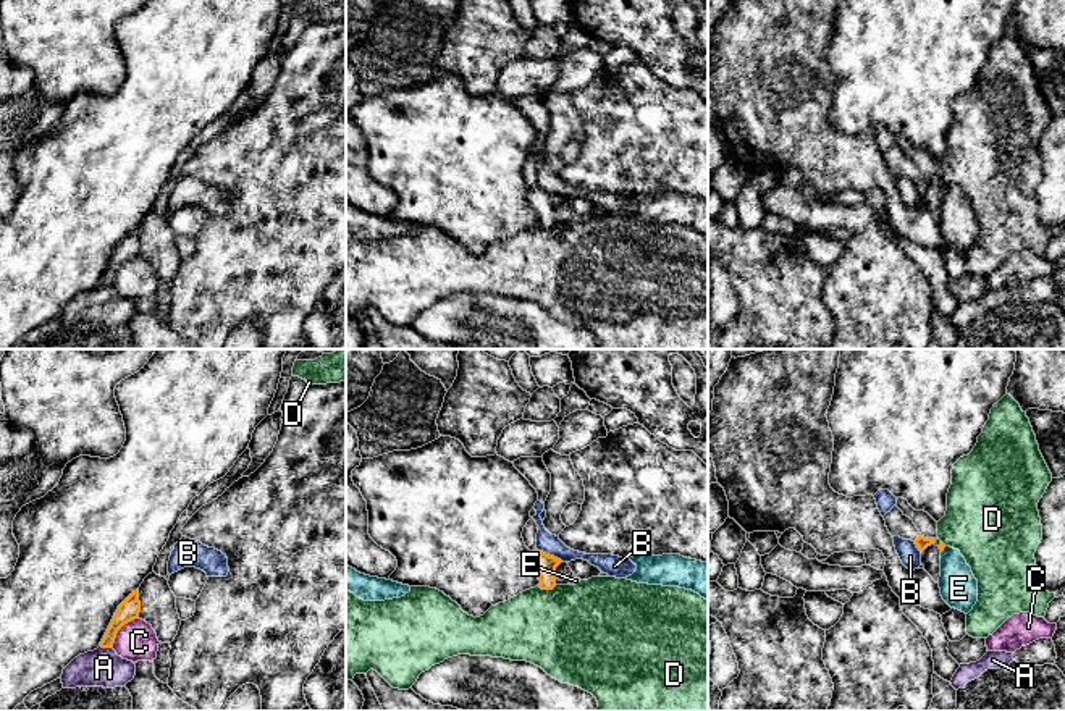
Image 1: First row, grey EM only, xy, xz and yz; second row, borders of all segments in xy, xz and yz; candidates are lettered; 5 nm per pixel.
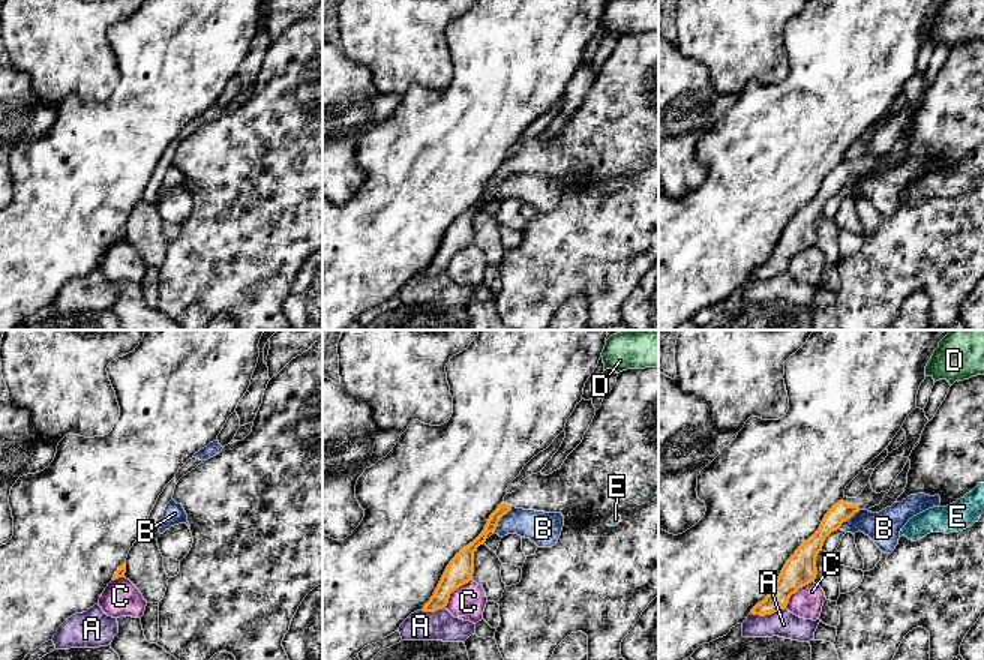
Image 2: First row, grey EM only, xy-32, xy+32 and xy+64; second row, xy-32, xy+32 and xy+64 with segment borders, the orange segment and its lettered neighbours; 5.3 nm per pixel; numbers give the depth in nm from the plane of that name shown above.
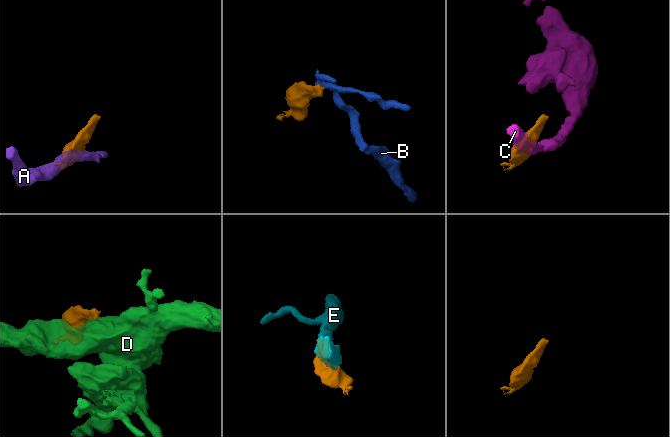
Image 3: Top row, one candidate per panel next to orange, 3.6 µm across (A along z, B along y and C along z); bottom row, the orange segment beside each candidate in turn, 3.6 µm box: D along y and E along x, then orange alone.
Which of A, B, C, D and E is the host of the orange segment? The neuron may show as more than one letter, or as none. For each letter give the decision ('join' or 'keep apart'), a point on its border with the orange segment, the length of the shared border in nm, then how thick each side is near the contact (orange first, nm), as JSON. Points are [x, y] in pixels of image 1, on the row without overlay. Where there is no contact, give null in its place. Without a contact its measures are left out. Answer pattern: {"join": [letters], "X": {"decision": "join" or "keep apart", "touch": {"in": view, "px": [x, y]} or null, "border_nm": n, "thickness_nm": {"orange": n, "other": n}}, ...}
{"join": [], "A": {"decision": "keep apart", "touch": {"in": "xy", "px": [105, 285]}, "border_nm": 60, "thickness_nm": {"orange": 100, "other": 190}}, "B": {"decision": "keep apart", "touch": {"in": "xz", "px": [548, 193]}, "border_nm": 150, "thickness_nm": {"orange": 120, "other": 100}}, "C": {"decision": "keep apart", "touch": {"in": "xy", "px": [120, 265]}, "border_nm": 200, "thickness_nm": {"orange": 100, "other": 200}}, "D": {"decision": "keep apart", "touch": {"in": "xz", "px": [547, 227]}, "border_nm": 100, "thickness_nm": {"orange": 120, "other": 460}}, "E": {"decision": "keep apart", "touch": {"in": "yz", "px": [942, 188]}, "border_nm": 50, "thickness_nm": {"orange": 30, "other": 190}}}

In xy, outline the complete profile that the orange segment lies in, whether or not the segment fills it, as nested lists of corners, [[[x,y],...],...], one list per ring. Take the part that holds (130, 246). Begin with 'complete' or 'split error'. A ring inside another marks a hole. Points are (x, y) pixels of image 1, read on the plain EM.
complete | [[[139,226],[133,229],[116,247],[102,280],[102,286],[112,286],[116,276],[118,268],[134,259],[139,257],[141,239],[139,239]]]

